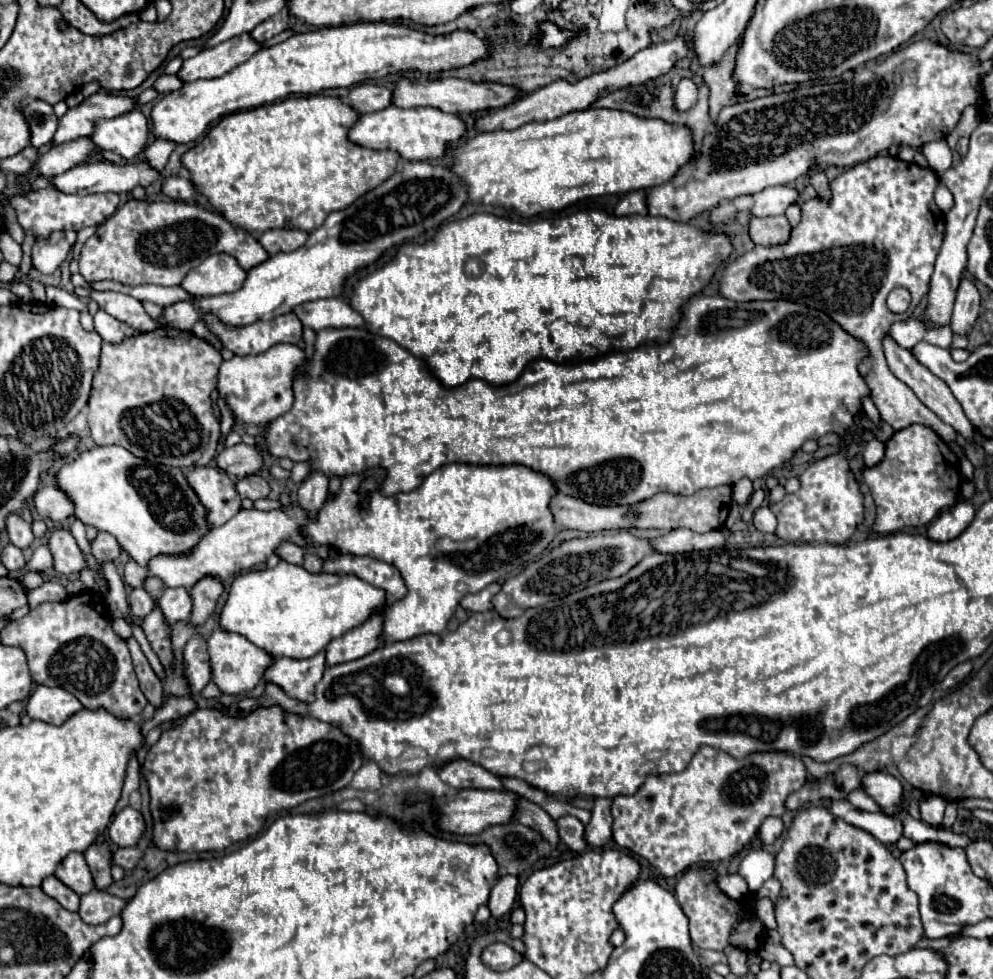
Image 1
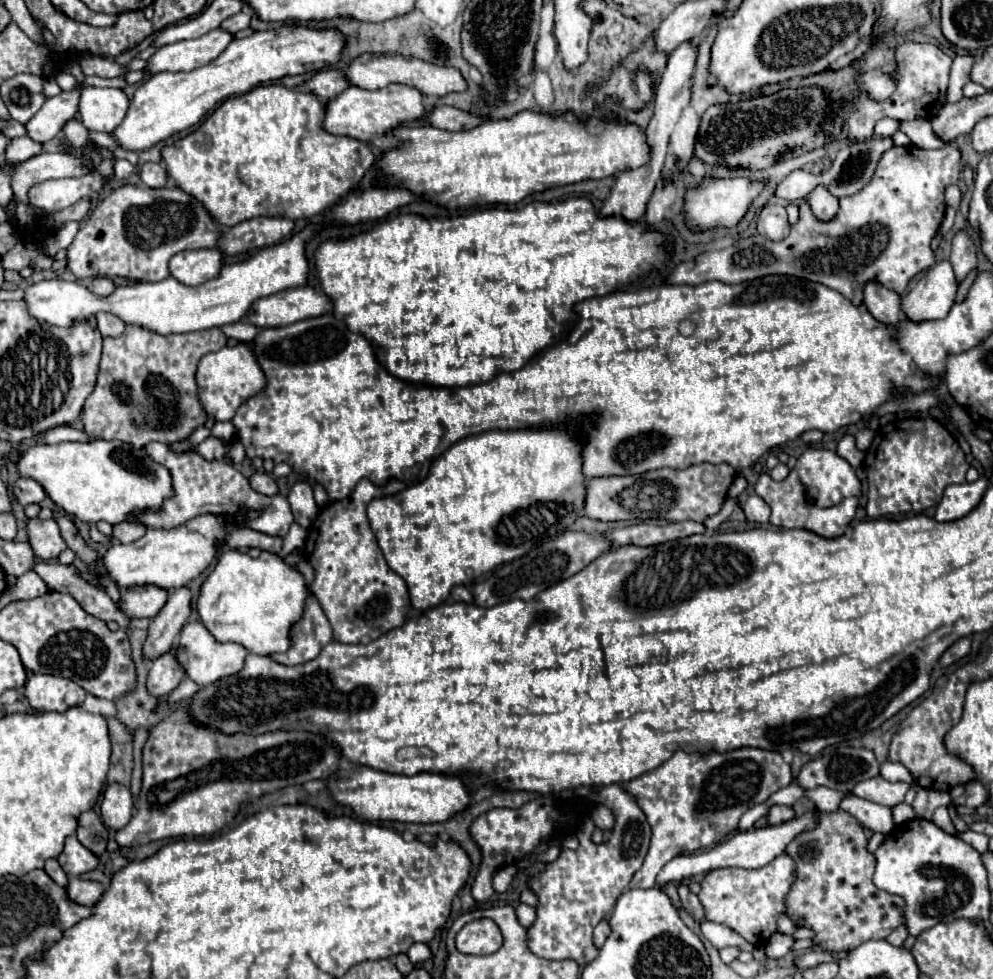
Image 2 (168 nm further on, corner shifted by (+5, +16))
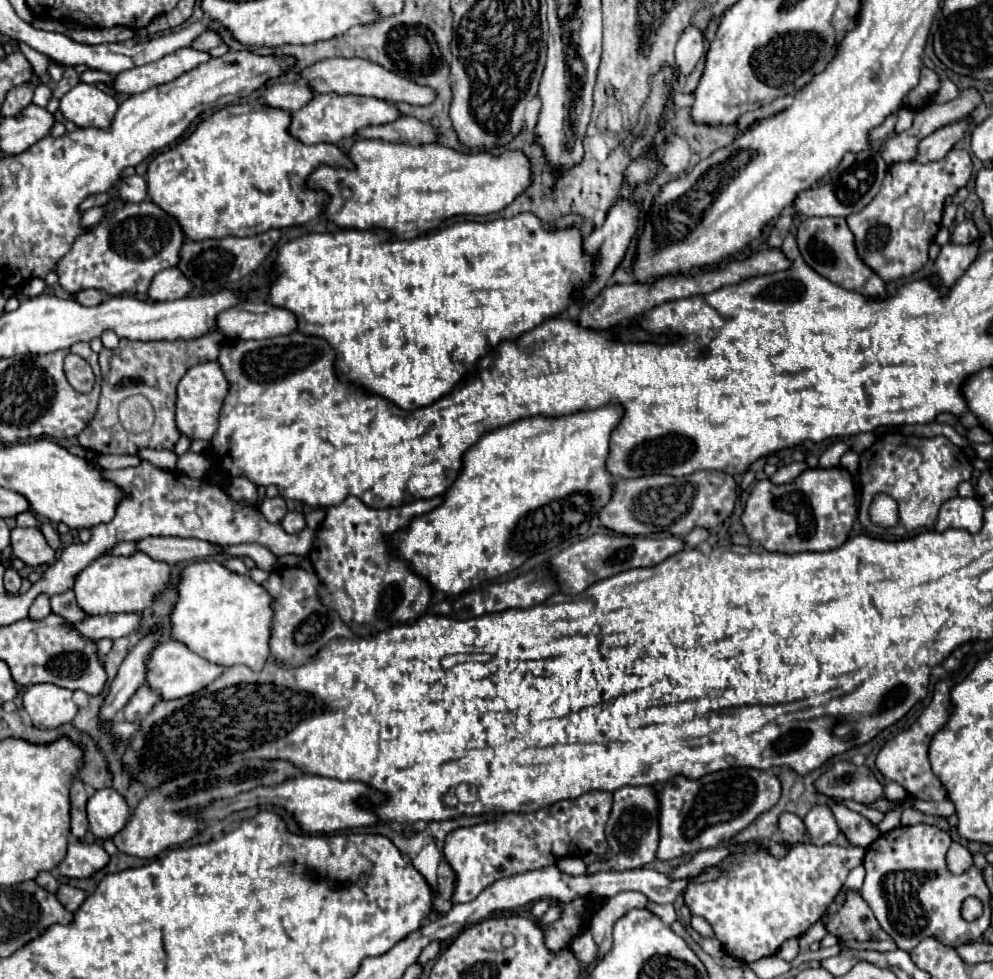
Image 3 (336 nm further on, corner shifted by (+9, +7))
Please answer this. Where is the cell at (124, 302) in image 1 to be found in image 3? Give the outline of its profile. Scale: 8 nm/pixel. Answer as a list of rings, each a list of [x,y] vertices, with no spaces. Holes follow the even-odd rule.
[[[84,289],[84,291],[80,291],[76,295],[76,301],[82,303],[82,305],[86,305],[86,307],[98,305],[98,303],[102,303],[102,293],[98,289]]]

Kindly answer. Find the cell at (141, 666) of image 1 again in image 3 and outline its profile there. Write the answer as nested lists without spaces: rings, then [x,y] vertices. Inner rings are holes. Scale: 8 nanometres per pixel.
[[[66,591],[66,593],[60,593],[60,595],[54,595],[50,599],[50,605],[52,605],[52,611],[68,621],[82,621],[86,615],[82,613],[82,609],[78,609],[76,601],[74,601],[74,593],[72,591]]]

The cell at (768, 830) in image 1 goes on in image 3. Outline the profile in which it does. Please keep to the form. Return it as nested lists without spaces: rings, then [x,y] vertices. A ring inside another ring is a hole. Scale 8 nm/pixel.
[[[784,813],[780,817],[780,831],[782,831],[782,841],[788,845],[808,841],[808,831],[804,827],[804,821],[792,813]]]

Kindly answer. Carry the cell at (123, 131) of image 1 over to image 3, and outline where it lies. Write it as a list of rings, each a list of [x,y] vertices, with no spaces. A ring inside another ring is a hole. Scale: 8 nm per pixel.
[[[78,83],[60,99],[62,115],[78,127],[106,129],[116,109],[118,103],[110,93],[104,93],[94,85],[86,83]]]

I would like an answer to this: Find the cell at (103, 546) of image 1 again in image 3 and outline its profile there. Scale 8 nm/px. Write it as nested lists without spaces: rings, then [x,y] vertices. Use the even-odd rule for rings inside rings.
[[[146,537],[146,541],[138,541],[138,549],[144,551],[154,561],[178,563],[178,561],[196,561],[208,555],[220,555],[222,549],[198,539],[178,539],[178,537]]]

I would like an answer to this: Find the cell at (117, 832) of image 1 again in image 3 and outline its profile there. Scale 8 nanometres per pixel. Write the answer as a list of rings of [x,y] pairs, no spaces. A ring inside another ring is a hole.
[[[98,789],[86,803],[90,831],[98,839],[114,837],[128,819],[128,805],[114,789]]]

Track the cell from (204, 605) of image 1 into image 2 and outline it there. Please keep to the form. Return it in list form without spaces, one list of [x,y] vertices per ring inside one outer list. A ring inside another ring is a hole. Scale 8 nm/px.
[[[182,586],[182,588],[174,588],[170,592],[170,598],[166,602],[166,606],[162,608],[162,612],[158,616],[152,618],[152,624],[150,624],[150,634],[148,634],[148,640],[144,644],[144,654],[146,658],[154,660],[156,656],[168,652],[184,624],[188,622],[192,614],[192,592],[188,586]]]

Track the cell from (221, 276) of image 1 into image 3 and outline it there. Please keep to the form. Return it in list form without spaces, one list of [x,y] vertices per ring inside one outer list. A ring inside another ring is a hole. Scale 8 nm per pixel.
[[[170,267],[154,275],[152,285],[148,289],[148,299],[150,301],[174,301],[174,299],[186,297],[190,291],[192,291],[190,281],[186,281],[186,277],[182,277],[182,273],[178,273],[176,267]]]

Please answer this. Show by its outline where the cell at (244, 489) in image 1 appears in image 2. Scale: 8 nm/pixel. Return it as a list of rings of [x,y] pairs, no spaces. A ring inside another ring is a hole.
[[[254,472],[250,476],[250,486],[252,486],[252,490],[256,490],[256,492],[260,492],[264,496],[278,494],[278,486],[276,486],[274,478],[270,474],[266,474],[266,472]]]

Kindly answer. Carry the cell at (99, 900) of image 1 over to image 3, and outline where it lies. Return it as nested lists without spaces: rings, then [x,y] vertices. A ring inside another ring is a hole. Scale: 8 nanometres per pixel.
[[[60,885],[58,891],[56,891],[56,897],[58,901],[68,909],[68,911],[76,911],[78,905],[82,905],[82,901],[86,899],[84,891],[82,889],[76,889],[76,887],[70,887],[70,885]]]

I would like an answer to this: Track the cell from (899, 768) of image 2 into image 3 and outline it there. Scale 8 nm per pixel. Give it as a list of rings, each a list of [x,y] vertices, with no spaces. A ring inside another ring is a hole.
[[[886,783],[884,793],[886,793],[886,797],[888,797],[890,801],[902,801],[902,799],[906,799],[906,795],[908,795],[908,793],[902,789],[902,785],[898,785],[898,783]]]

